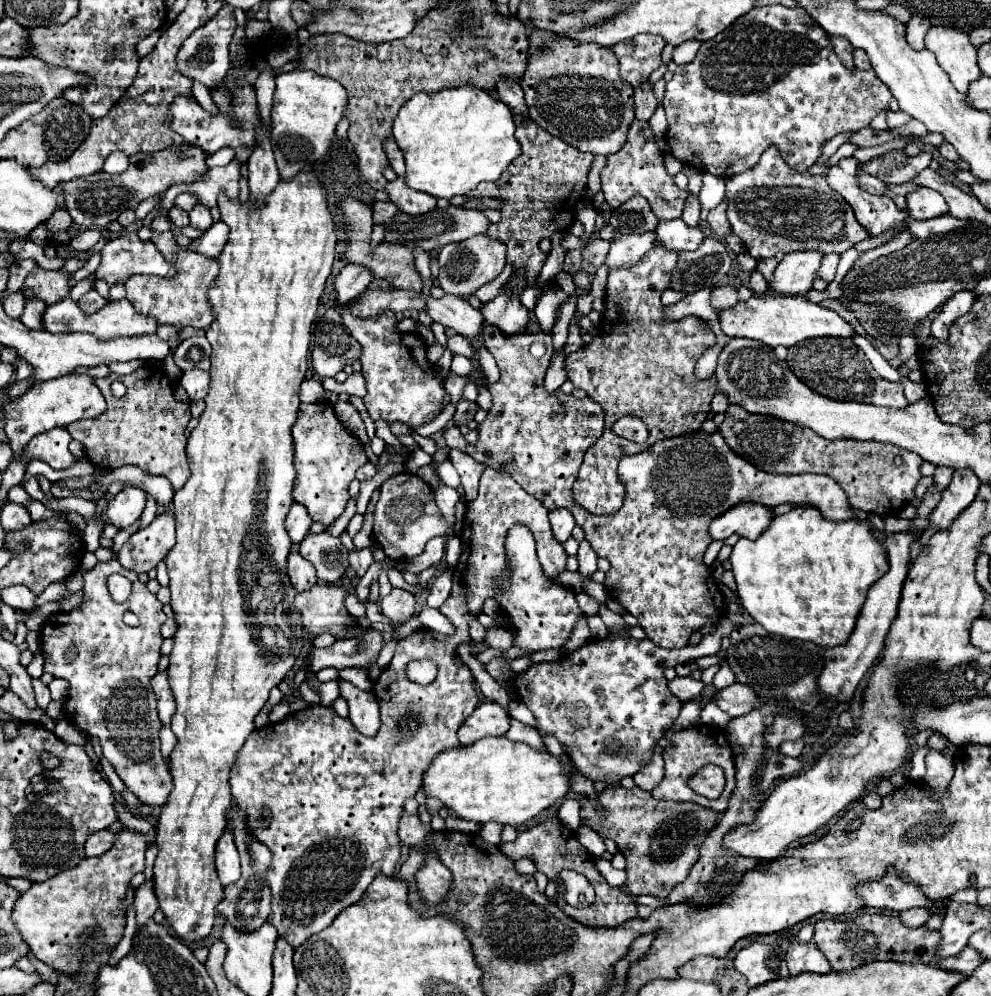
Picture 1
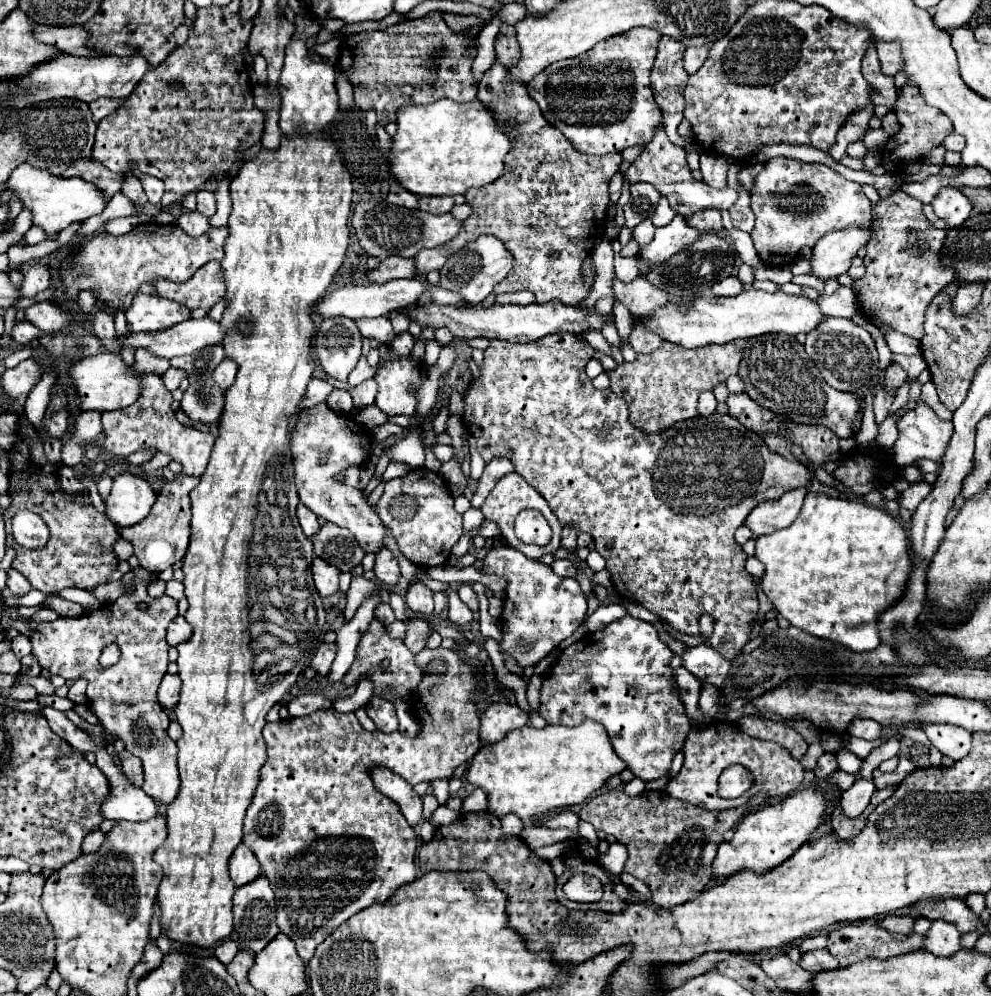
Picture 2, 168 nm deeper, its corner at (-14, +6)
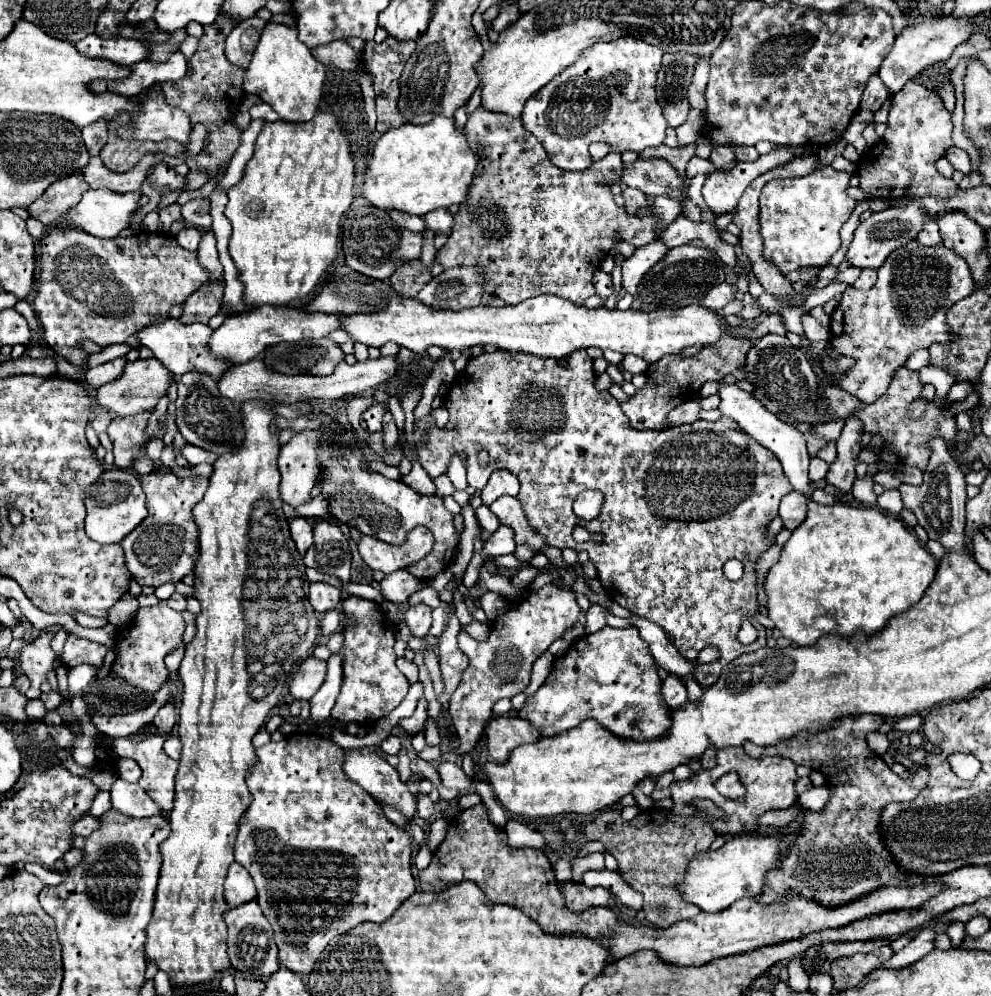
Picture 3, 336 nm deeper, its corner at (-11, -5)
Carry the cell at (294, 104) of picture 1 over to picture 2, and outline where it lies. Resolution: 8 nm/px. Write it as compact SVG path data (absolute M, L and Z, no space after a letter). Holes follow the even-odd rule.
M292 39L286 45L286 57L284 57L284 67L280 71L278 77L278 85L280 85L280 97L282 97L282 105L280 105L280 129L286 135L294 135L296 131L318 131L318 129L326 129L334 115L338 113L338 93L336 93L336 85L334 85L334 63L332 61L314 61L308 55L306 43L302 39Z

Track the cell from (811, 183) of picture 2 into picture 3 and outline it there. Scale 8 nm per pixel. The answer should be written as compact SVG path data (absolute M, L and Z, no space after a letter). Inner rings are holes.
M831 166L819 168L803 178L787 178L787 180L771 180L763 186L761 198L759 198L759 234L763 238L763 258L769 260L773 266L779 268L781 274L787 274L791 270L803 268L803 266L825 266L829 258L841 248L841 226L851 218L857 200L849 198L849 174L837 172Z

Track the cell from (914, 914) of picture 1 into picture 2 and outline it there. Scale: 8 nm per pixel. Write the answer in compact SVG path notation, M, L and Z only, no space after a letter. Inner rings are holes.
M886 915L884 919L878 921L878 925L882 925L882 929L886 929L888 933L912 933L912 925L914 919L912 917L896 917L896 915Z

